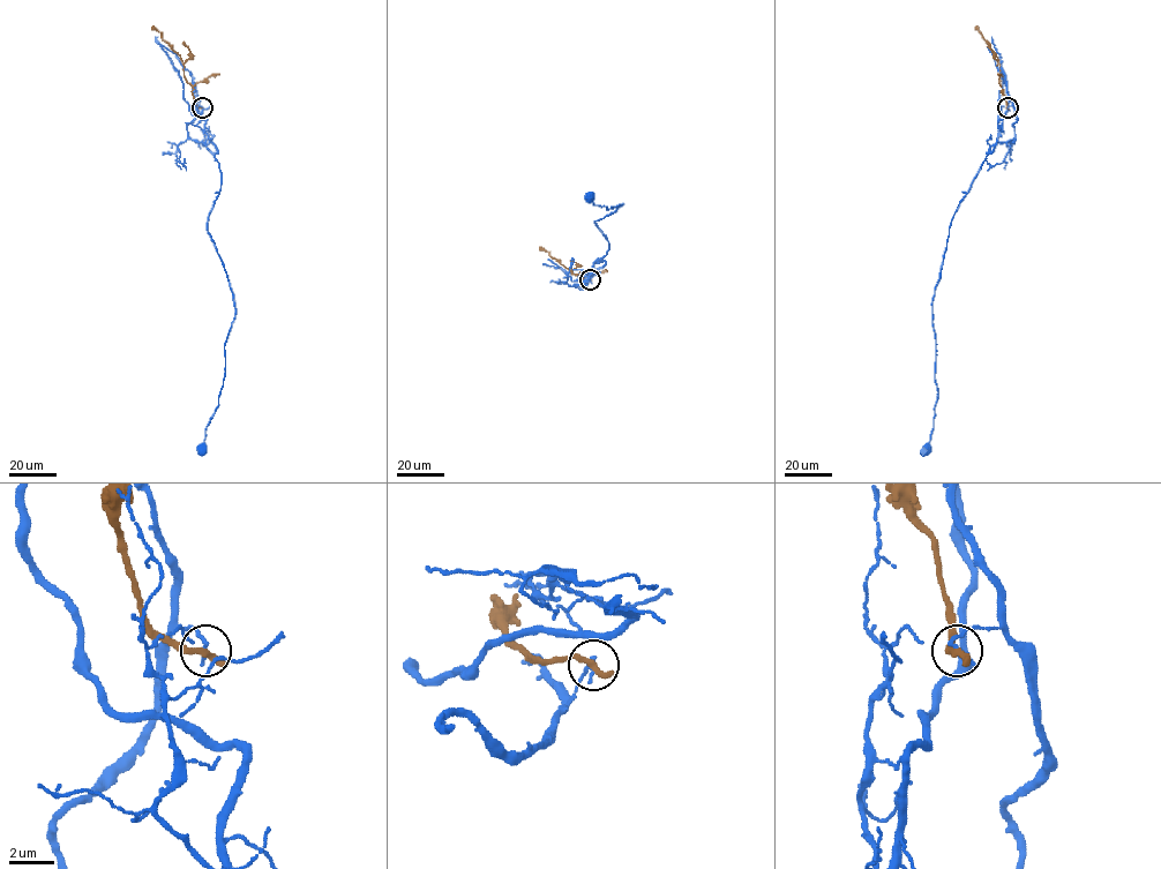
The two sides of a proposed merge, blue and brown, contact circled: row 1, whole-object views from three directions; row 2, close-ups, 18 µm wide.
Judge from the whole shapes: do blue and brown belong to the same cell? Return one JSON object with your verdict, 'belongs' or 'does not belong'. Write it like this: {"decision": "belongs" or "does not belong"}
{"decision": "does not belong"}

